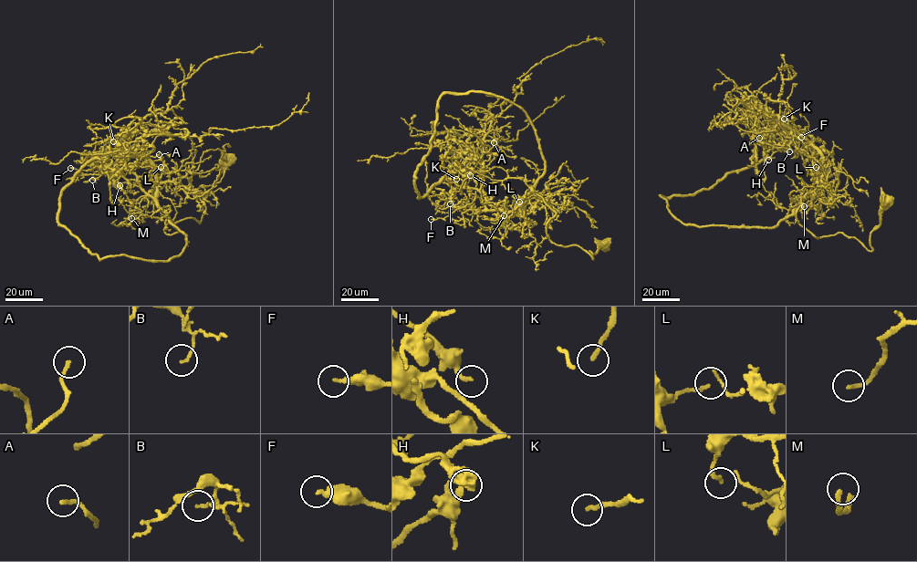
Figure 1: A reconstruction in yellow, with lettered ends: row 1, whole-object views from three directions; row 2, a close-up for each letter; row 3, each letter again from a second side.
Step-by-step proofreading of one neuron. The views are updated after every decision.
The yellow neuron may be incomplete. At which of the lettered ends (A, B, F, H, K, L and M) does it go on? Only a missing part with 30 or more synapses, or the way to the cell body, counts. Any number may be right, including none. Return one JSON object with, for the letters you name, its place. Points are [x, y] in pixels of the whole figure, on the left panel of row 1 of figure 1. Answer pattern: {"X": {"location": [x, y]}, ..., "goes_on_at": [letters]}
{"H": {"location": [119, 185]}, "M": {"location": [131, 218]}, "goes_on_at": ["H", "M"]}

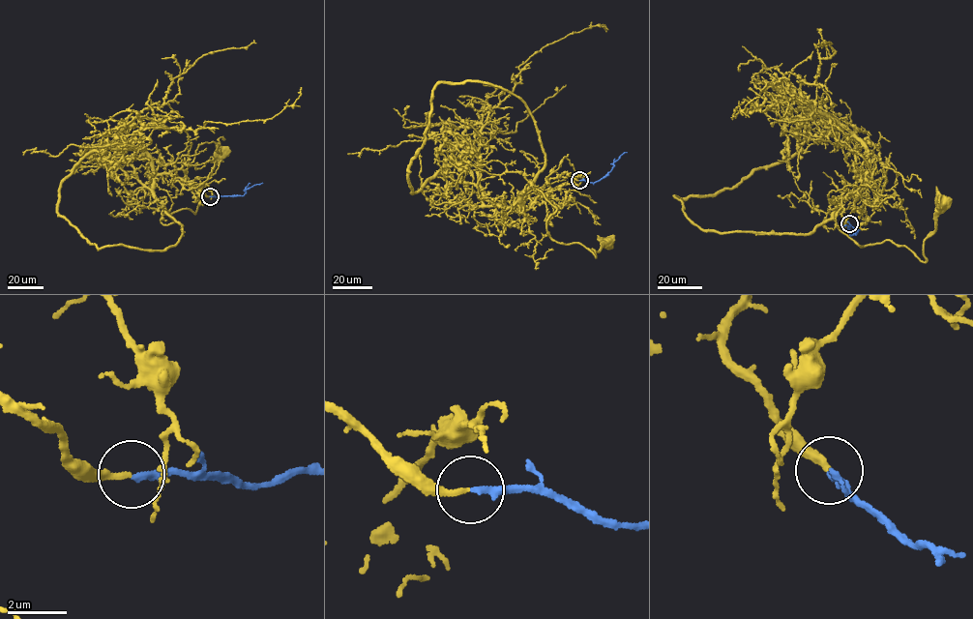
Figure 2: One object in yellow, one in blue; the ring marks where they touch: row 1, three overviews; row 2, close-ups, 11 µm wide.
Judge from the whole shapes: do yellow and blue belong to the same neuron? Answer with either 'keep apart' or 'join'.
join

